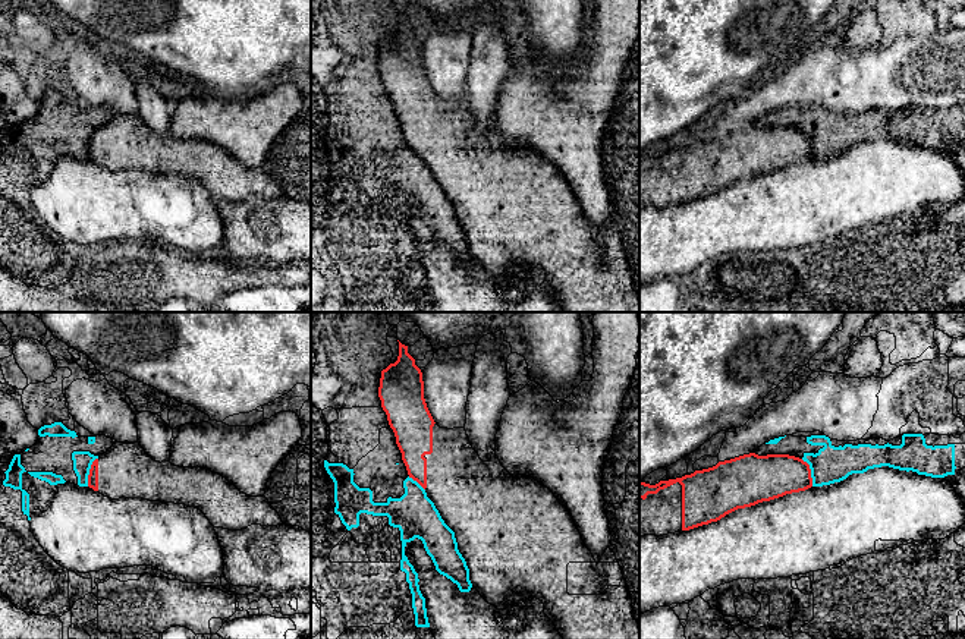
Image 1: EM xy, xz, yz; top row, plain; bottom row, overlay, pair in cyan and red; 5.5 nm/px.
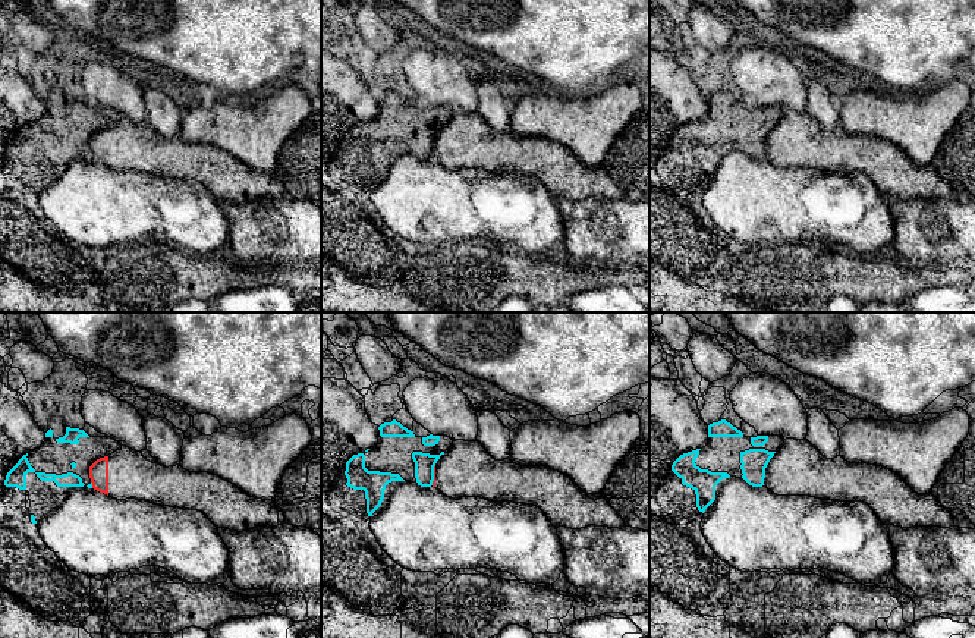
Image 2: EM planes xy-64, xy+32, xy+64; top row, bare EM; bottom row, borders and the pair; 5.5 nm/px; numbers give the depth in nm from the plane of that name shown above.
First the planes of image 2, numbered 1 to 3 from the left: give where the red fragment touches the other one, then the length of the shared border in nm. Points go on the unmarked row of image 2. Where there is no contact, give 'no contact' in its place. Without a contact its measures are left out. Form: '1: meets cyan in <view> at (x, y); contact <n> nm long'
1: meets cyan in xy-64 at (91, 156); contact 40 nm long
2: meets cyan in xy+32 at (433, 147); contact 110 nm long
3: no contact

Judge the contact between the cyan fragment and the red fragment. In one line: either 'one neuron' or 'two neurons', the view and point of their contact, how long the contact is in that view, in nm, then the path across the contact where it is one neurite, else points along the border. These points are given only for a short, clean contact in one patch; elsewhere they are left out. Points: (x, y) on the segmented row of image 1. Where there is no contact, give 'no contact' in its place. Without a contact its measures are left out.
two neurons | xy (88, 472) | 170 nm | along xy (97, 457), (91, 465), (87, 485)

